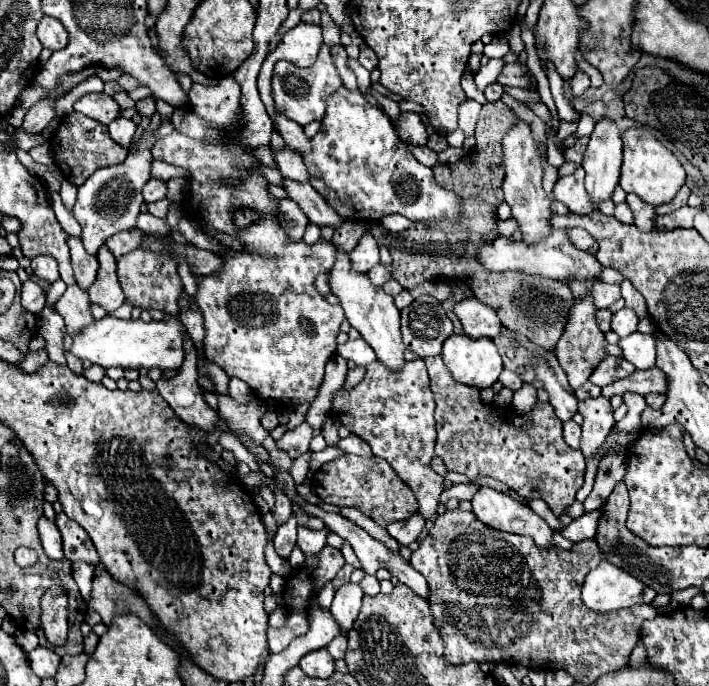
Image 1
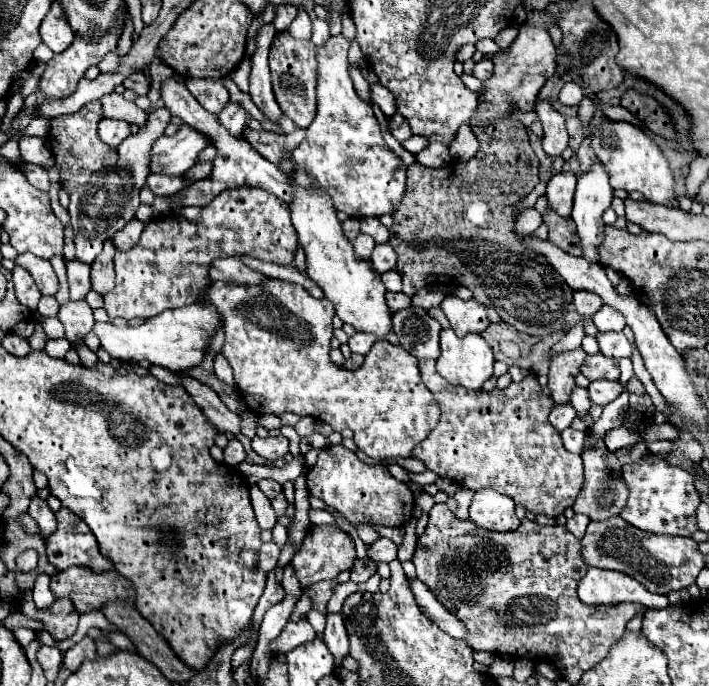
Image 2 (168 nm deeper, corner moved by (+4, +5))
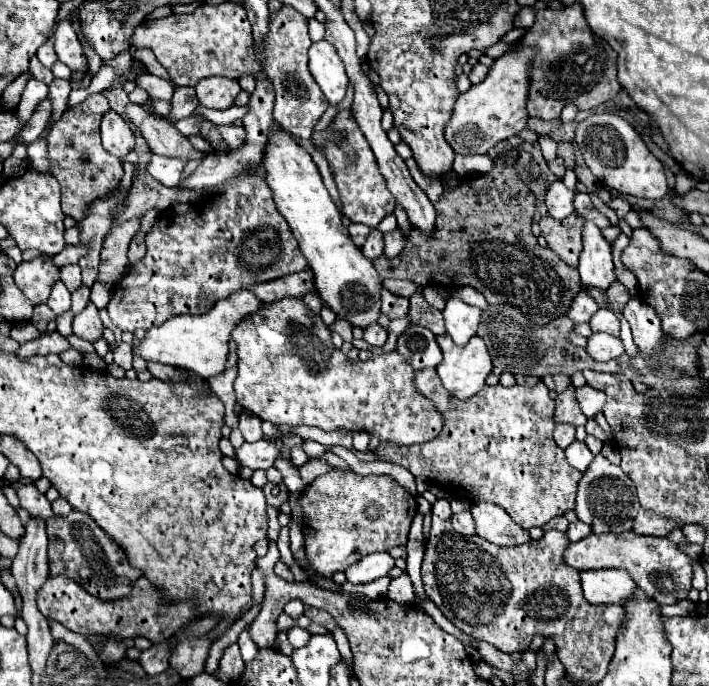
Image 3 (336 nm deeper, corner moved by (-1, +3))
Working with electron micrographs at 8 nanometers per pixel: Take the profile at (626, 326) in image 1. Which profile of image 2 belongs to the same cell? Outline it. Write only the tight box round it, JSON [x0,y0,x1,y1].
[593,307,625,331]

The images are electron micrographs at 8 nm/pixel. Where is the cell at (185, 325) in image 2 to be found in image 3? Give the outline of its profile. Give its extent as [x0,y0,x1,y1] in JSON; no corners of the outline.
[136,289,264,379]

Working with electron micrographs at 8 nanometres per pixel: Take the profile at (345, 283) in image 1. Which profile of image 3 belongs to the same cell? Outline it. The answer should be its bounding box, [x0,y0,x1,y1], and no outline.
[262,129,382,329]

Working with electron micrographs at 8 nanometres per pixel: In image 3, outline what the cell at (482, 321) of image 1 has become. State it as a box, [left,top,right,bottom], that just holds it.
[442,297,480,345]

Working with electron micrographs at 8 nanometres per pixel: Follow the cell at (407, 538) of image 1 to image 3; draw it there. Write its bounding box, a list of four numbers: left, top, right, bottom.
[344,553,394,583]

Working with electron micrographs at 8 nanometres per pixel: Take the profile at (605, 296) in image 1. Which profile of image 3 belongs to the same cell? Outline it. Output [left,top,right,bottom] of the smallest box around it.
[568,291,600,323]

